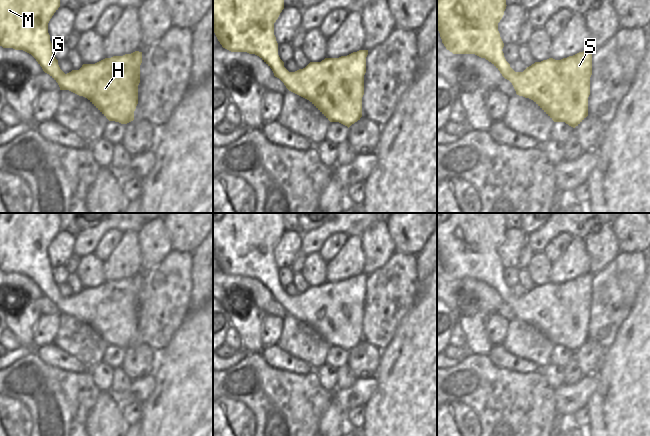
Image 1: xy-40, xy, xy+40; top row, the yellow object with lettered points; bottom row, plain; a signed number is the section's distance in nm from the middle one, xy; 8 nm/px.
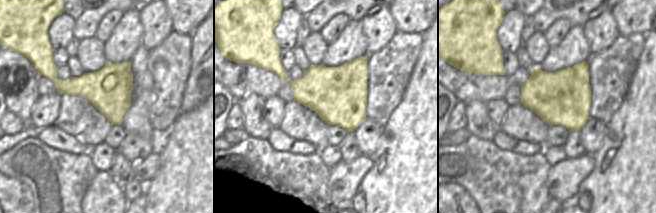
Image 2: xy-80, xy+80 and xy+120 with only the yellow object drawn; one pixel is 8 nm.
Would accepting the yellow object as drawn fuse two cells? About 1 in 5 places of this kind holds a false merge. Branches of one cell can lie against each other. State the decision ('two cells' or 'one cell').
one cell

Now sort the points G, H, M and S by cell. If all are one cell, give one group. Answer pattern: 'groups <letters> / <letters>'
groups G H M S

